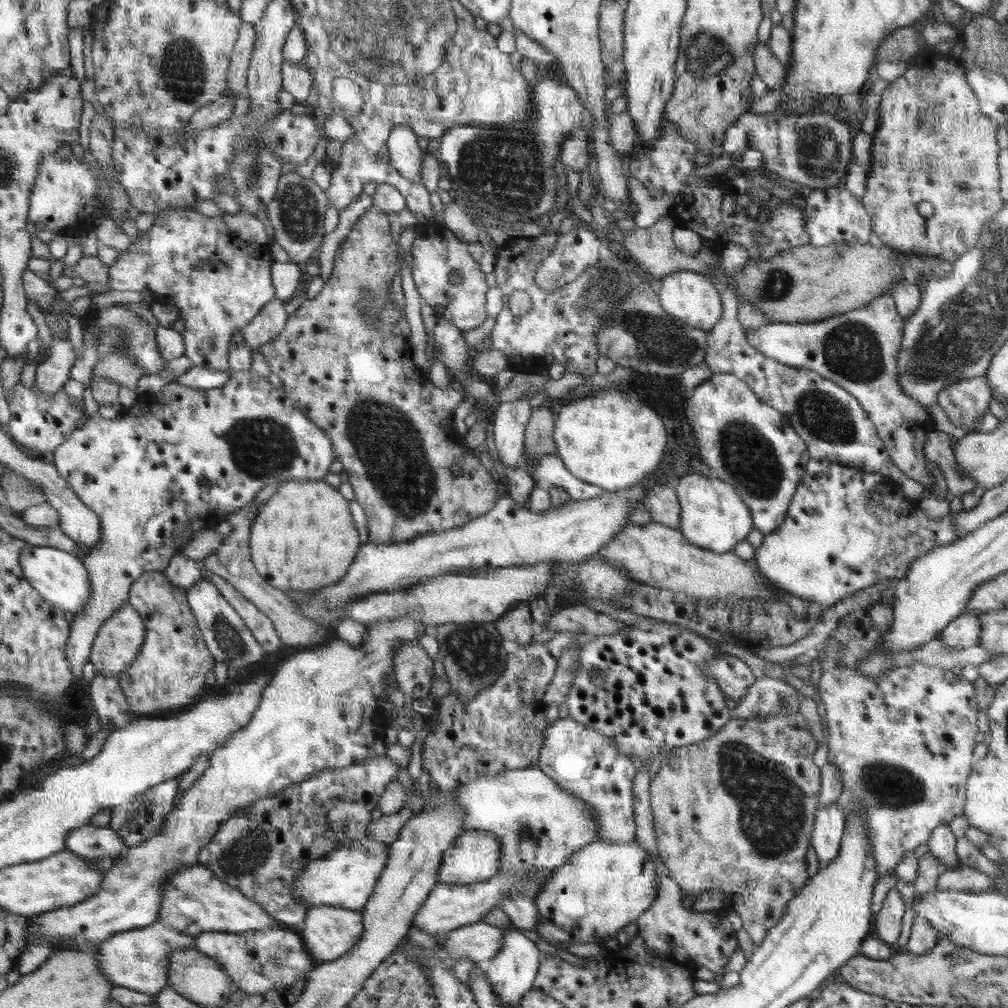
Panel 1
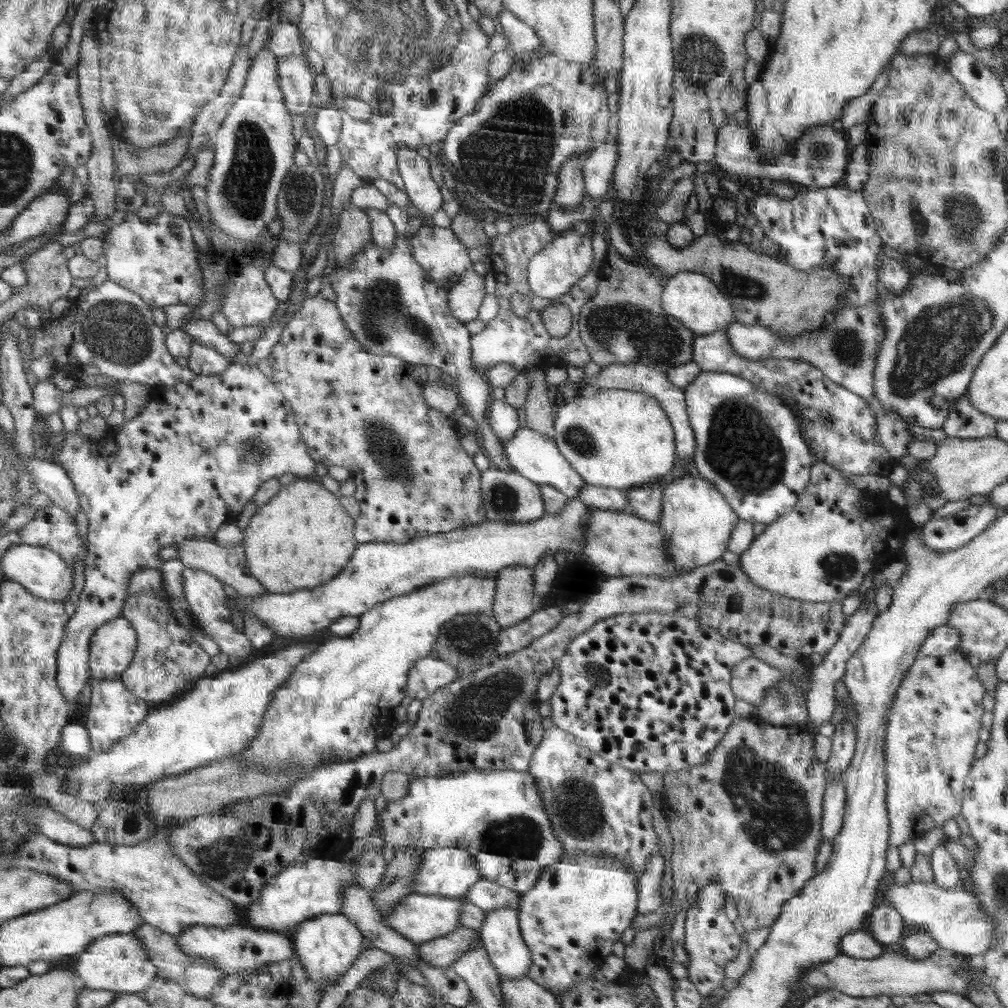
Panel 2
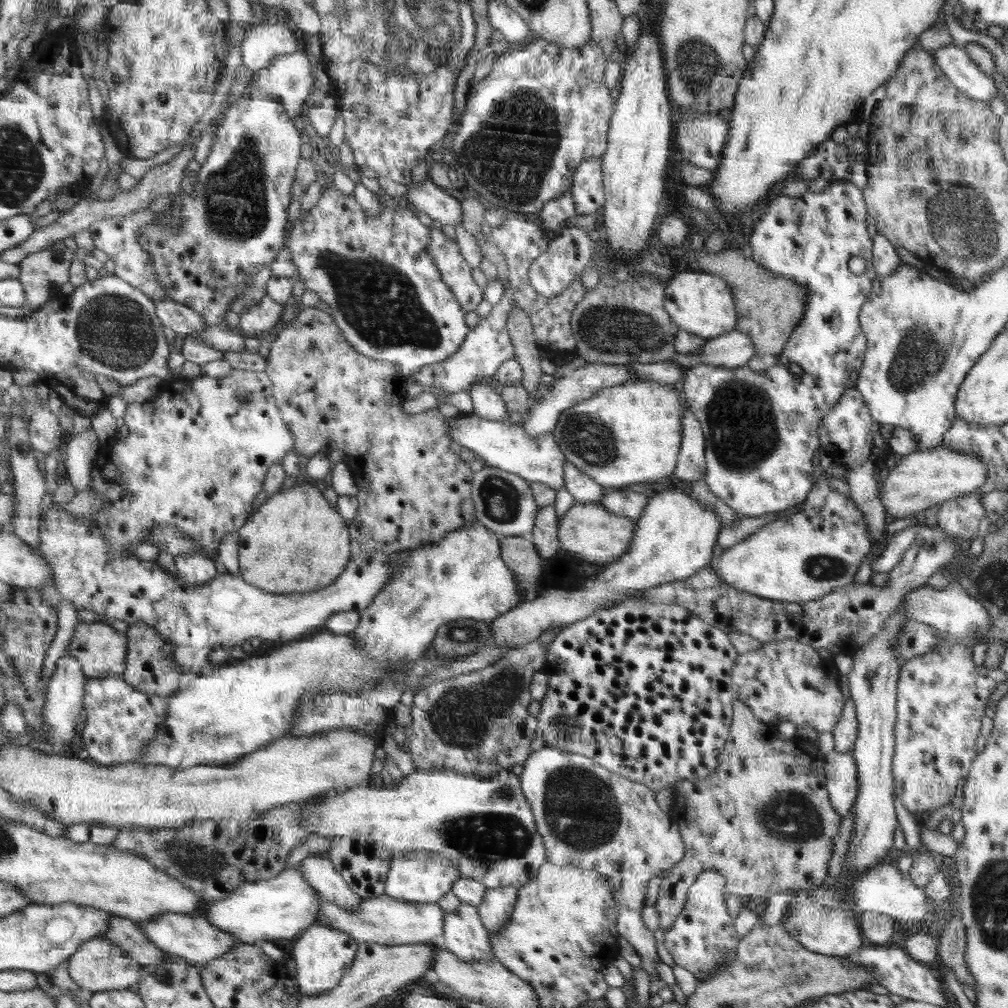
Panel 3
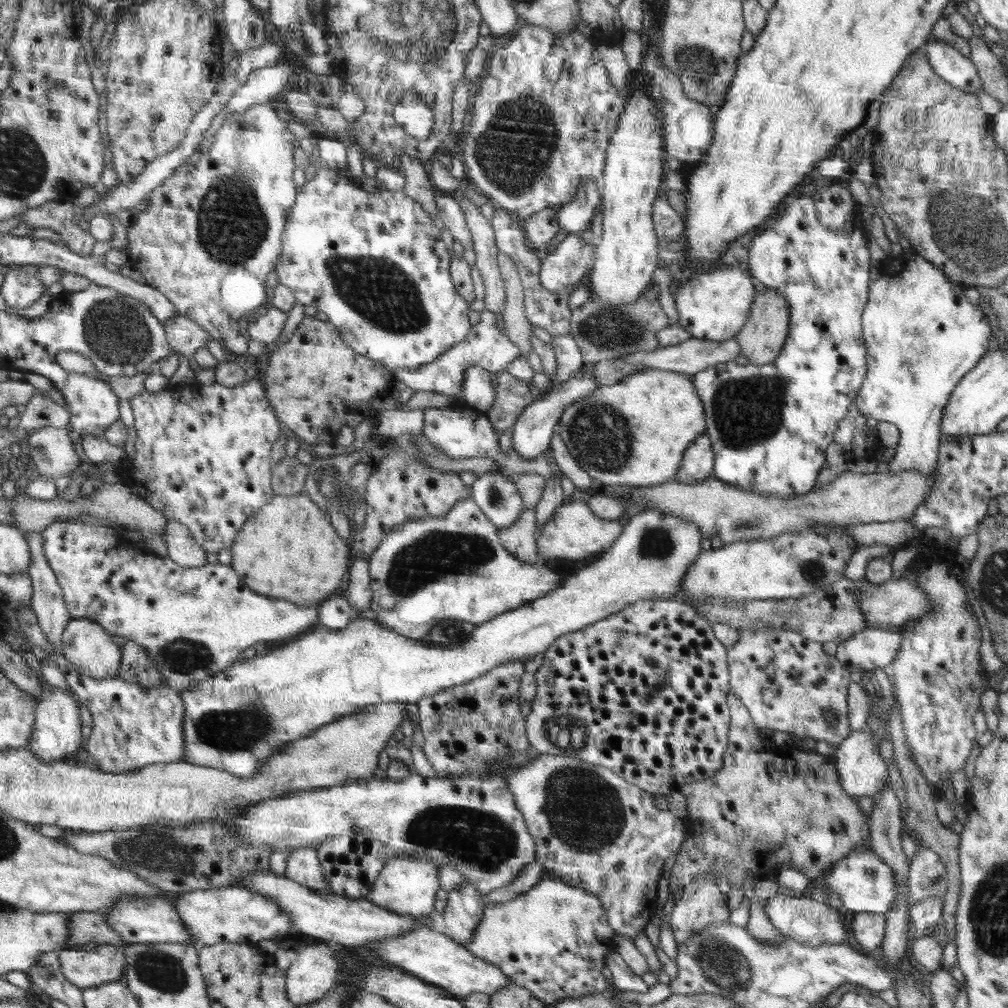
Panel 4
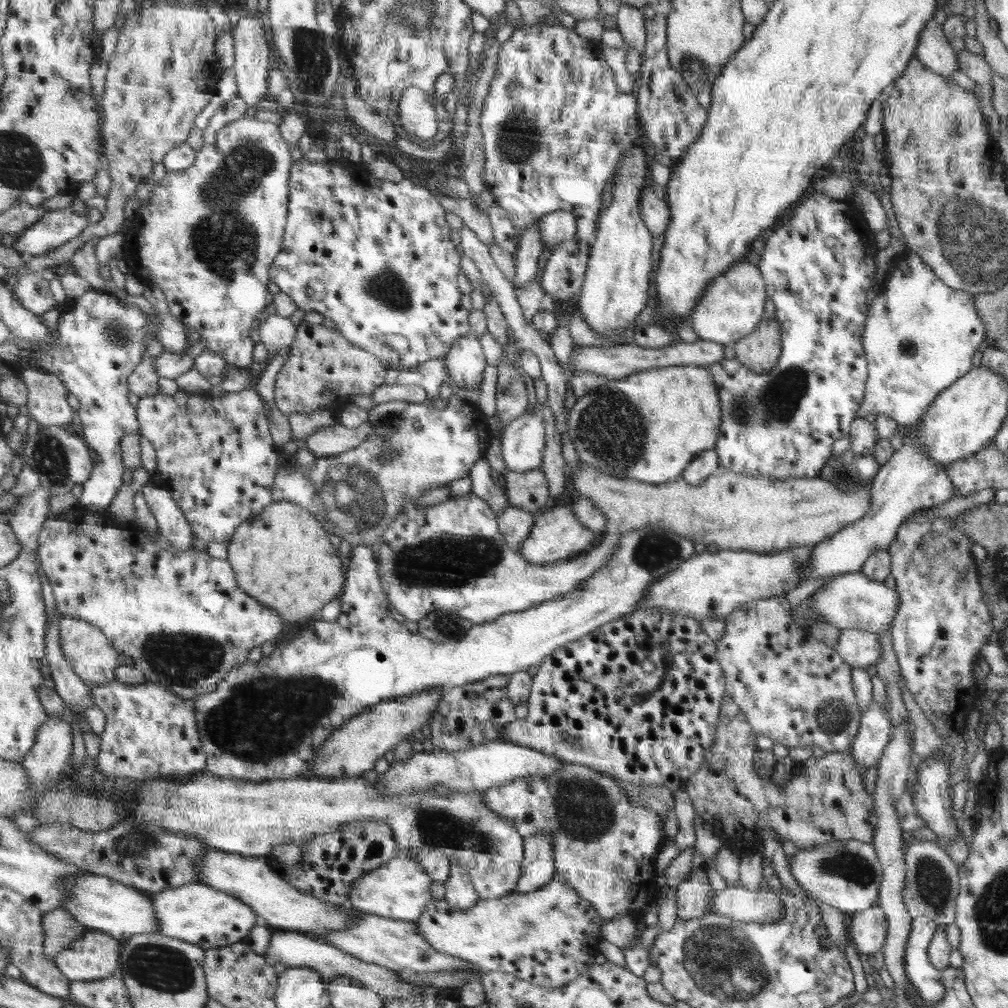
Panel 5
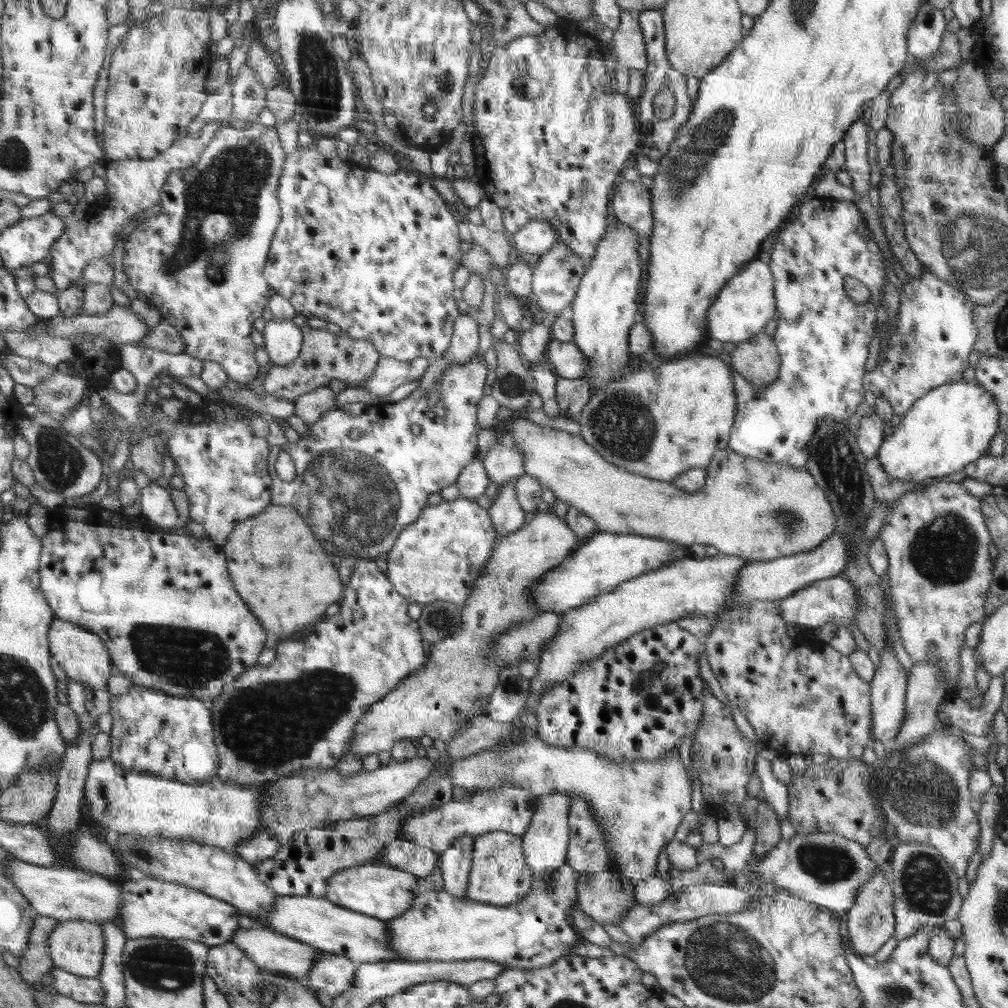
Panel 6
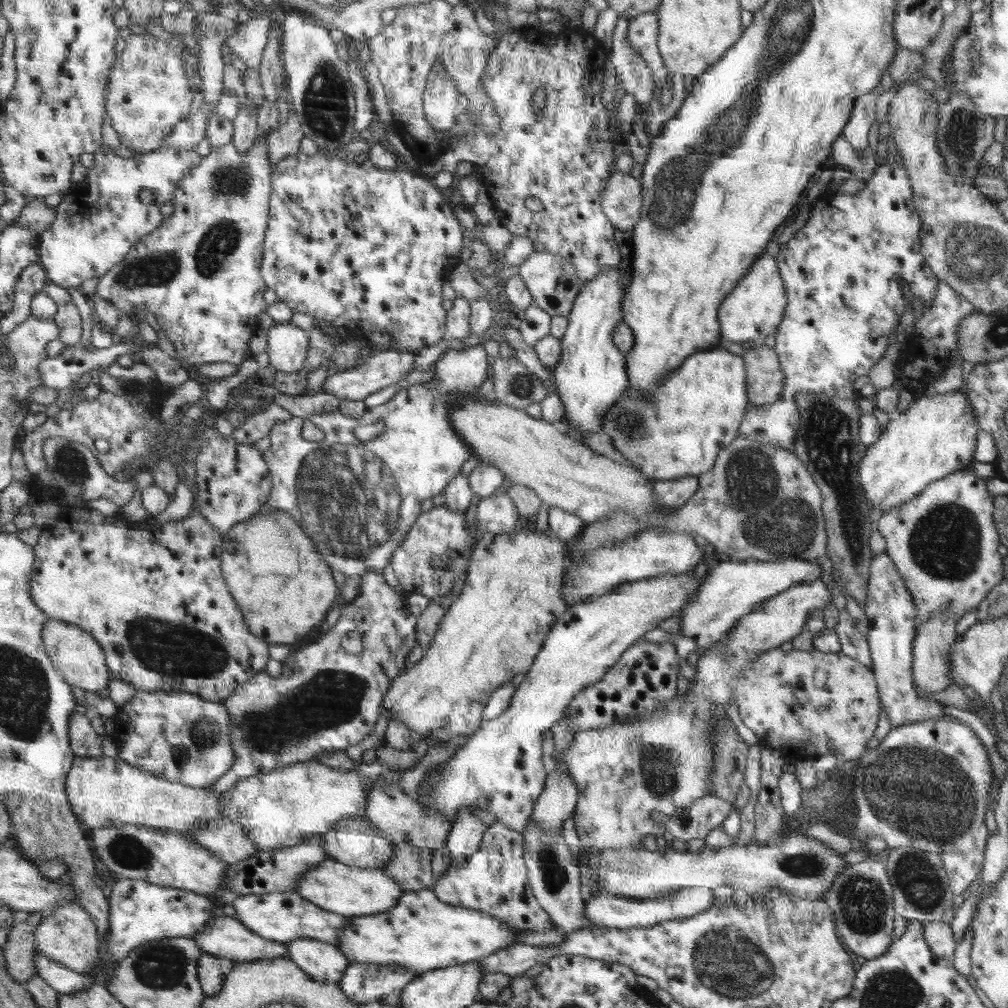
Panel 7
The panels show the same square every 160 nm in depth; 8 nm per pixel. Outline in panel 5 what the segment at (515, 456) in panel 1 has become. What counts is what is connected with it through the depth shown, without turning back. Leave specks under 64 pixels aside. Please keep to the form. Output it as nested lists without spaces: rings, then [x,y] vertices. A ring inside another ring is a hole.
[[[472,332],[458,338],[445,354],[450,380],[460,388],[474,388],[482,382],[482,373],[487,360],[477,336]]]

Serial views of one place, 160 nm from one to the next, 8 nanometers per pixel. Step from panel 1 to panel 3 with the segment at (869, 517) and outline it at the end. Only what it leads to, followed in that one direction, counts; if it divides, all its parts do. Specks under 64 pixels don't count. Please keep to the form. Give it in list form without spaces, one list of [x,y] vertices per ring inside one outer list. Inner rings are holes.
[[[815,467],[813,474],[813,487],[798,513],[788,516],[786,520],[770,519],[766,526],[760,527],[741,543],[725,548],[719,557],[714,556],[710,565],[715,567],[724,582],[736,590],[745,590],[762,598],[799,603],[816,600],[854,582],[858,567],[873,548],[874,540],[862,512],[849,494],[838,493],[829,487],[830,475],[822,467]]]

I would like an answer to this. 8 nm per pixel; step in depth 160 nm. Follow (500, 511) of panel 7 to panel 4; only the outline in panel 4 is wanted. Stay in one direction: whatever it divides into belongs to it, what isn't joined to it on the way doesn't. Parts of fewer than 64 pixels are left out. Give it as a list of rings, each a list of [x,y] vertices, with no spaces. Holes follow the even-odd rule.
[[[524,510],[506,528],[499,529],[502,545],[525,563],[542,563],[539,558],[538,528],[534,510]]]

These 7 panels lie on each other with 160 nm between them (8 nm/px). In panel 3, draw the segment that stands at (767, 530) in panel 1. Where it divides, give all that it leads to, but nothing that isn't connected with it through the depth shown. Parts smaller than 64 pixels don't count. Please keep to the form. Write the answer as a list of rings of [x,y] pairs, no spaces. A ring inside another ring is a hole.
[[[848,179],[841,180],[837,183],[829,184],[821,192],[810,192],[809,190],[798,198],[789,198],[788,196],[778,196],[767,203],[764,209],[764,216],[760,218],[752,232],[749,244],[752,248],[752,259],[766,267],[773,274],[779,274],[784,278],[792,278],[796,283],[802,285],[808,291],[807,306],[803,312],[802,320],[799,322],[798,328],[791,334],[783,352],[777,355],[775,363],[769,363],[766,372],[760,374],[747,369],[745,367],[716,367],[712,365],[700,364],[687,369],[683,374],[681,394],[686,406],[690,412],[698,419],[705,438],[705,476],[702,478],[708,485],[708,488],[716,496],[719,496],[728,506],[731,506],[737,513],[746,517],[769,517],[776,511],[786,510],[793,506],[800,505],[806,500],[808,493],[811,491],[814,483],[812,458],[818,450],[821,451],[820,441],[816,433],[818,433],[818,425],[822,422],[825,414],[830,414],[832,409],[837,405],[838,399],[842,393],[848,388],[847,378],[851,370],[859,370],[862,368],[865,352],[867,349],[866,335],[862,332],[859,325],[859,314],[862,305],[873,296],[873,285],[877,274],[873,267],[873,239],[867,232],[867,206],[863,197],[863,191],[859,187],[854,186]],[[852,256],[863,256],[866,262],[866,268],[862,274],[853,274],[848,269],[848,260]],[[790,364],[796,364],[802,374],[794,374],[790,369]]]

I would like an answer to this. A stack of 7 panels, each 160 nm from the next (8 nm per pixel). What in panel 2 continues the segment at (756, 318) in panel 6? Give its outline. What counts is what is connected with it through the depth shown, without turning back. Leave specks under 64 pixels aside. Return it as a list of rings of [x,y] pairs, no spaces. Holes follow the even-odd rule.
[[[688,271],[671,275],[664,286],[663,305],[668,314],[679,319],[684,326],[698,335],[727,330],[734,321],[734,308],[731,306],[731,301],[711,282],[711,278],[697,272]]]

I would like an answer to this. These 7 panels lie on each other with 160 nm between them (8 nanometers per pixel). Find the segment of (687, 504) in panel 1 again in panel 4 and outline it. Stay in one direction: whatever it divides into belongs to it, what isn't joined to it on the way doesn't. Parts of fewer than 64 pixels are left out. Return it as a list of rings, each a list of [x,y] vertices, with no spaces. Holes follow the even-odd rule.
[[[659,508],[644,509],[630,519],[623,534],[610,549],[601,553],[599,560],[570,575],[562,586],[543,597],[476,625],[472,636],[461,646],[423,646],[421,641],[406,639],[396,631],[384,630],[374,619],[357,618],[350,621],[346,628],[329,630],[321,626],[307,631],[300,640],[286,641],[282,648],[272,650],[266,656],[241,658],[223,672],[198,681],[181,692],[182,701],[186,704],[186,720],[183,722],[185,761],[230,771],[240,778],[250,778],[259,774],[268,759],[283,750],[284,746],[306,738],[321,726],[330,725],[342,717],[361,713],[381,703],[417,704],[425,697],[470,682],[504,663],[530,662],[532,657],[546,653],[546,649],[550,649],[560,637],[587,629],[631,603],[676,597],[688,570],[703,552],[700,542],[702,533],[696,523],[676,518]]]

